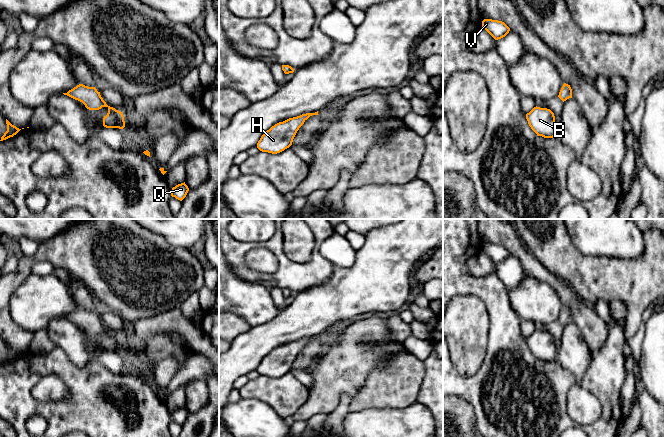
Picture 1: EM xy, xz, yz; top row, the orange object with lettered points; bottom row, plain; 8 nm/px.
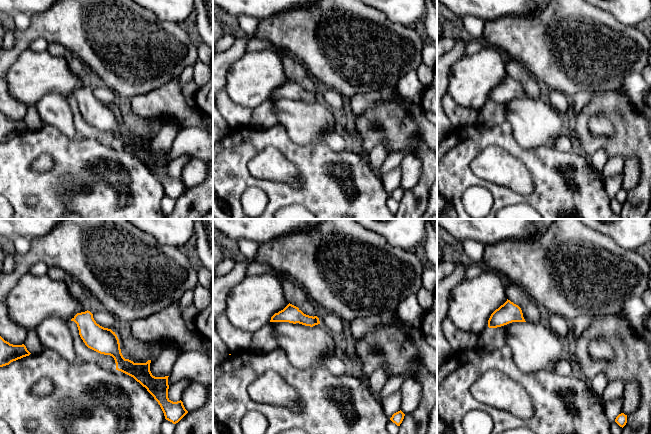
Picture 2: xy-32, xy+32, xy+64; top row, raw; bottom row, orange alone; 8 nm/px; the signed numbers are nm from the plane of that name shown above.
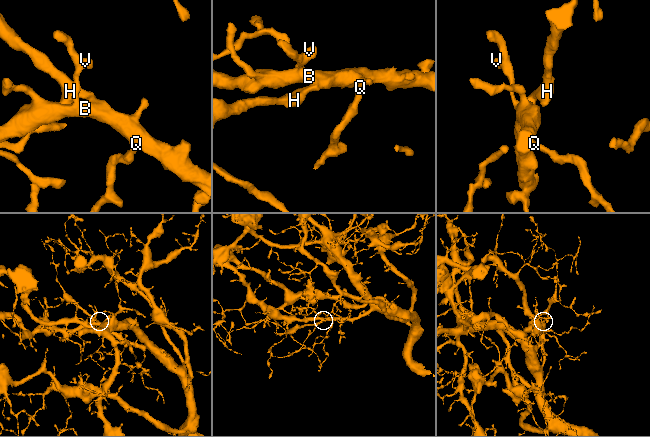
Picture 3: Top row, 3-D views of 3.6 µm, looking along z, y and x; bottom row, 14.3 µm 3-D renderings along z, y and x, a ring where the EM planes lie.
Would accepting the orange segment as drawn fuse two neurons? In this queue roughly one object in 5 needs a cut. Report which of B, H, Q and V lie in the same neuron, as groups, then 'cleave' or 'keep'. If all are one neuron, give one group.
groups B H Q V; keep

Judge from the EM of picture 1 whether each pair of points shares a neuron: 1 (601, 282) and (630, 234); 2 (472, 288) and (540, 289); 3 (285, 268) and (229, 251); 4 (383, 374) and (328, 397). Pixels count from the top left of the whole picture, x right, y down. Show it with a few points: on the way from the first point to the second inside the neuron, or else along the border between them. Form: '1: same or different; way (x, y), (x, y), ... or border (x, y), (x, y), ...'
1: different; border (593, 255), (623, 258), (640, 257)
2: different; border (507, 289), (509, 303), (515, 311)
3: same; way (270, 278), (250, 276), (240, 266)
4: different; border (381, 365), (368, 374), (351, 399)

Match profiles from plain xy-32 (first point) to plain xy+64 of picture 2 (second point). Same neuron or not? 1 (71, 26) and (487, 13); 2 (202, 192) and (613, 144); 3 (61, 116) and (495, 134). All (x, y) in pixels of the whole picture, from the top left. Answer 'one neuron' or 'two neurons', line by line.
1: two neurons
2: one neuron
3: two neurons

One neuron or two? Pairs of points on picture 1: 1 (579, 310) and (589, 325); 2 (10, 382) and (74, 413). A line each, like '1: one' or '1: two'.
1: one
2: one

